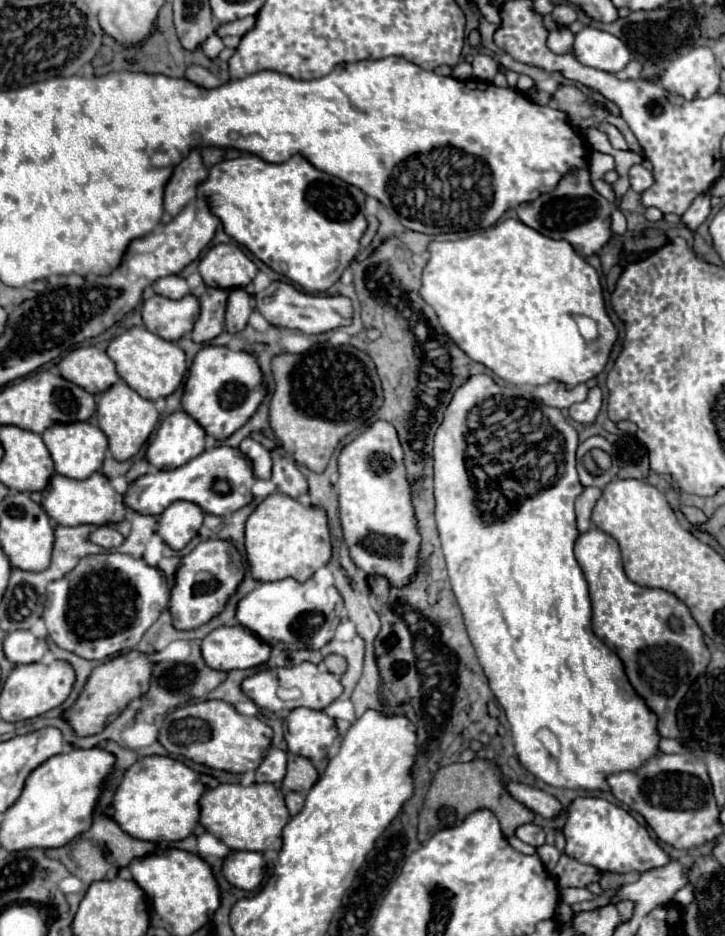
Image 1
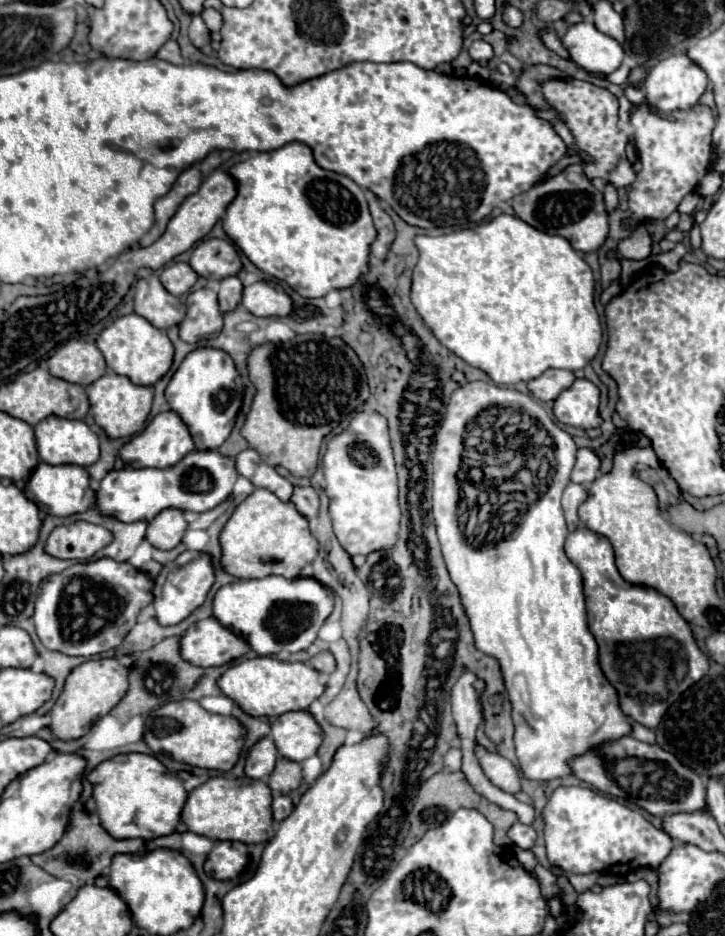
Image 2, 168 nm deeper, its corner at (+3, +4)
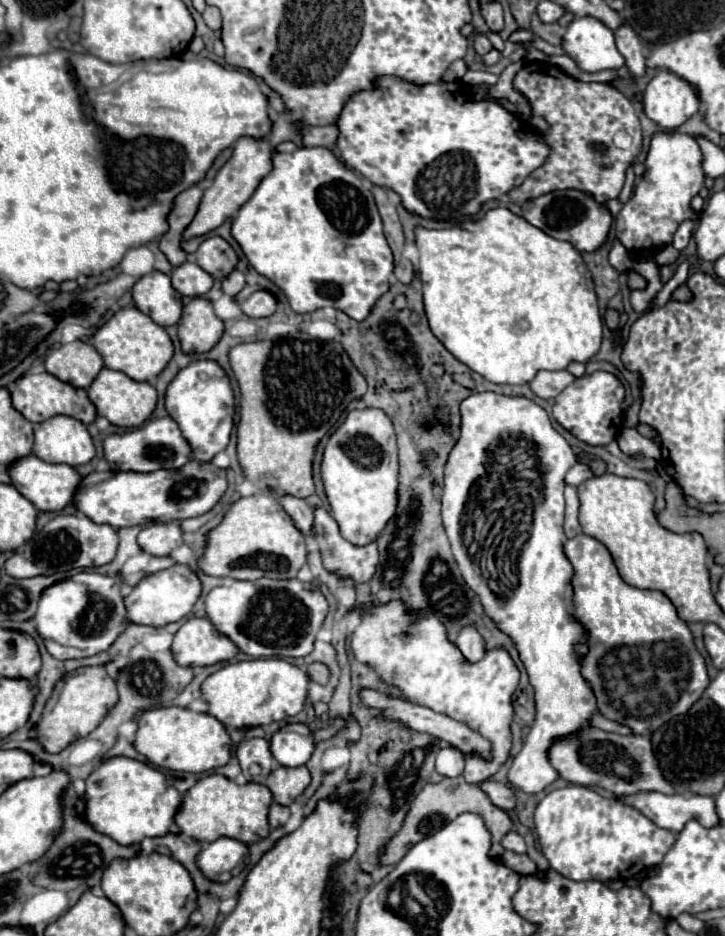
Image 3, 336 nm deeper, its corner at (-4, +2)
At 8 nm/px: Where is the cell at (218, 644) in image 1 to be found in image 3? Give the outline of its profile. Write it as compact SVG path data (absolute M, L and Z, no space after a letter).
M191 617L175 633L171 651L175 661L183 667L217 665L233 659L239 653L237 645L227 635L219 633L207 617Z

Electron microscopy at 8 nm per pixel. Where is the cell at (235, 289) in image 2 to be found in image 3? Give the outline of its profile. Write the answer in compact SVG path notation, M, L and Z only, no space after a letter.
M237 269L223 279L223 293L227 293L229 297L235 297L243 287L245 287L245 275Z

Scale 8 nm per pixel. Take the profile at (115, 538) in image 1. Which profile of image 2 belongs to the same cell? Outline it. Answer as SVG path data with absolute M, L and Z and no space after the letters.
M74 521L70 525L54 527L48 535L44 551L56 559L88 561L108 543L112 543L112 533L104 525Z

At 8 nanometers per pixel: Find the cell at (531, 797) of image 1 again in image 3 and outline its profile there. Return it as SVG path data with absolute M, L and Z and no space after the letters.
M369 689L361 691L361 699L363 699L365 705L383 709L387 717L399 719L399 721L407 723L407 725L409 725L411 729L415 729L415 731L429 733L429 735L435 735L437 739L447 741L451 747L459 749L461 753L475 753L475 755L479 755L481 759L491 761L491 743L489 743L485 737L481 737L477 731L473 731L469 725L461 723L461 721L455 721L455 719L451 719L451 717L447 717L447 715L443 715L443 713L435 713L435 711L431 711L431 709L427 709L427 707L413 705L413 703L409 703L409 701L403 701L403 699L383 697L383 693L375 693L375 691L369 691Z

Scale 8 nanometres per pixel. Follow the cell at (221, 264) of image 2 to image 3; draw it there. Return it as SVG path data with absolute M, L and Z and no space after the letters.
M215 235L215 237L207 237L199 245L199 249L195 253L195 261L211 277L225 279L237 267L239 257L237 257L233 247L223 237Z

